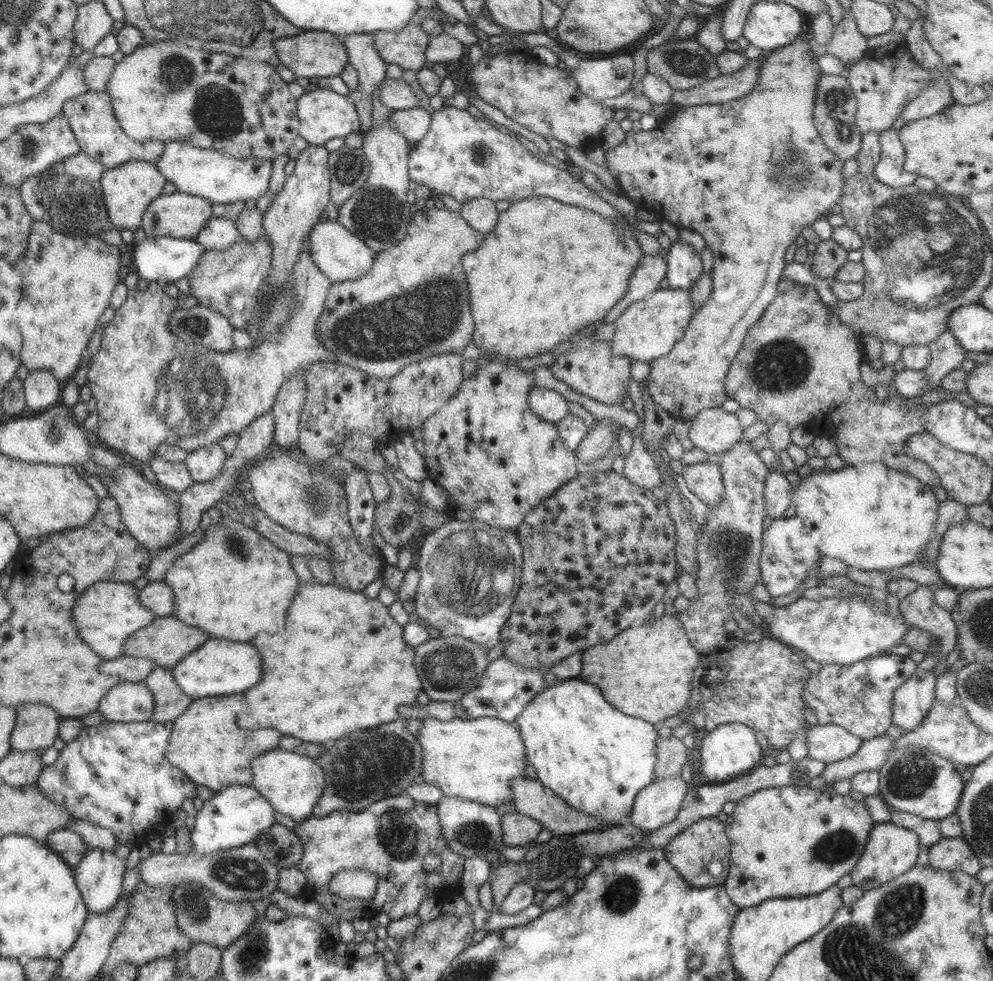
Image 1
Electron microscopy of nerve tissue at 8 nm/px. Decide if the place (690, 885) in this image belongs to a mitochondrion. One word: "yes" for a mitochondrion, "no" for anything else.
no

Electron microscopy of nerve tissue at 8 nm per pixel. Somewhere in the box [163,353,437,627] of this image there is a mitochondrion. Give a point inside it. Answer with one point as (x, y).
(318, 500)

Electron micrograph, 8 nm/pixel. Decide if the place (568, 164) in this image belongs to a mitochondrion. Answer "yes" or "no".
no

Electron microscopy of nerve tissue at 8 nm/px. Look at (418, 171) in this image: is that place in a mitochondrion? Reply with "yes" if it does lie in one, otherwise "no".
no

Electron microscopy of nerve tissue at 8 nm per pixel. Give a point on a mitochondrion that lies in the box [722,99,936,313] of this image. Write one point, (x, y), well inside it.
(790, 168)

